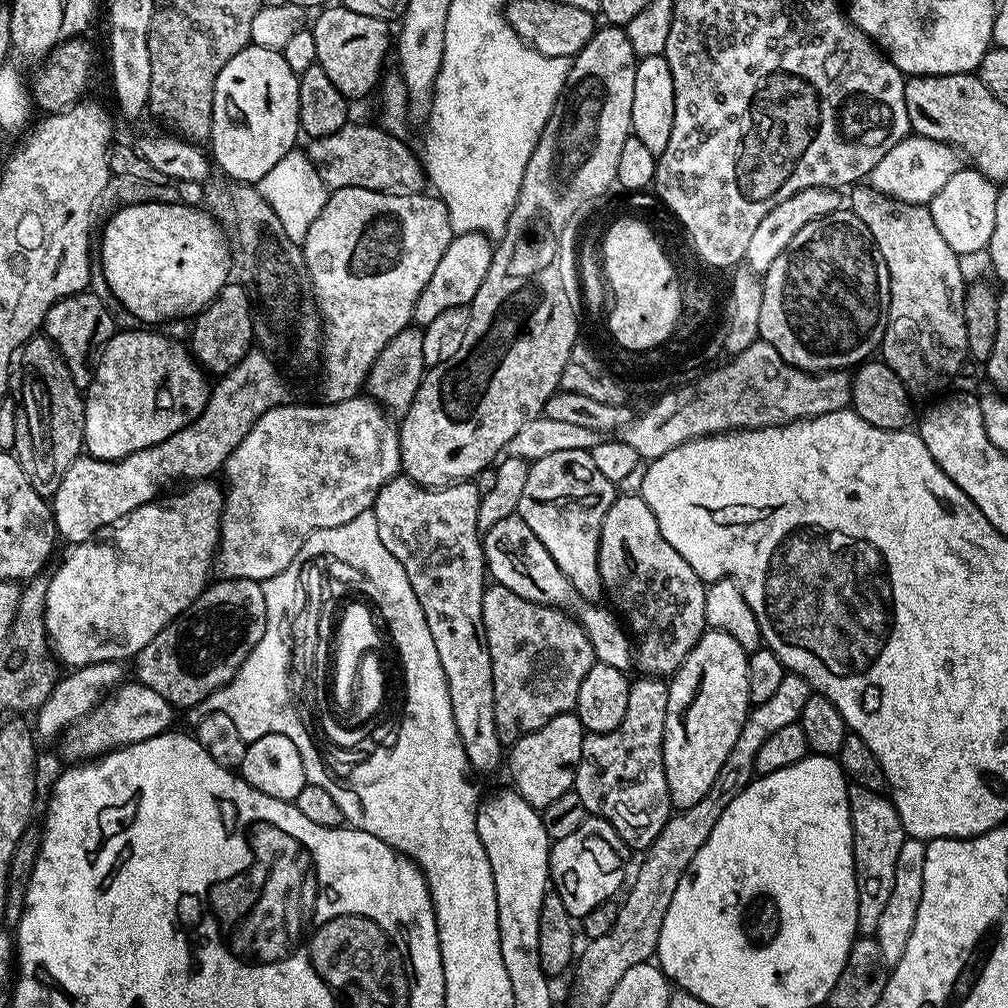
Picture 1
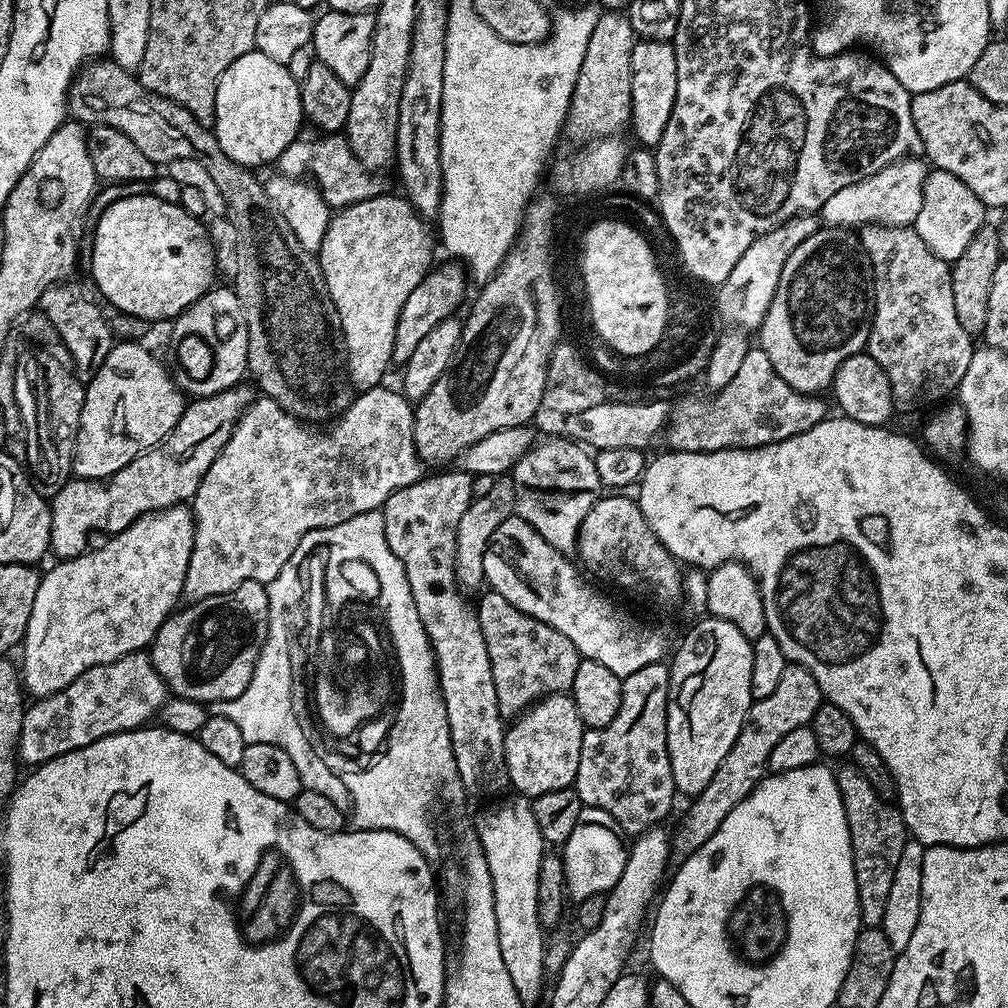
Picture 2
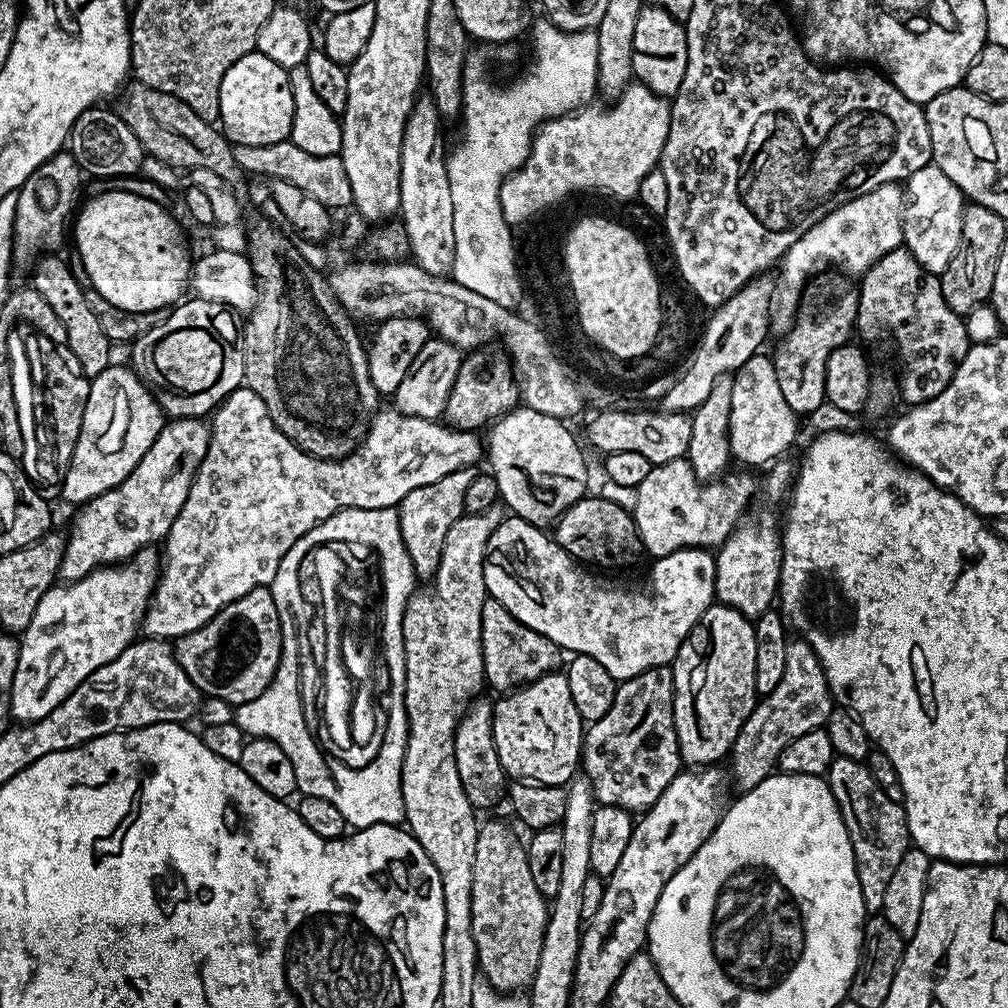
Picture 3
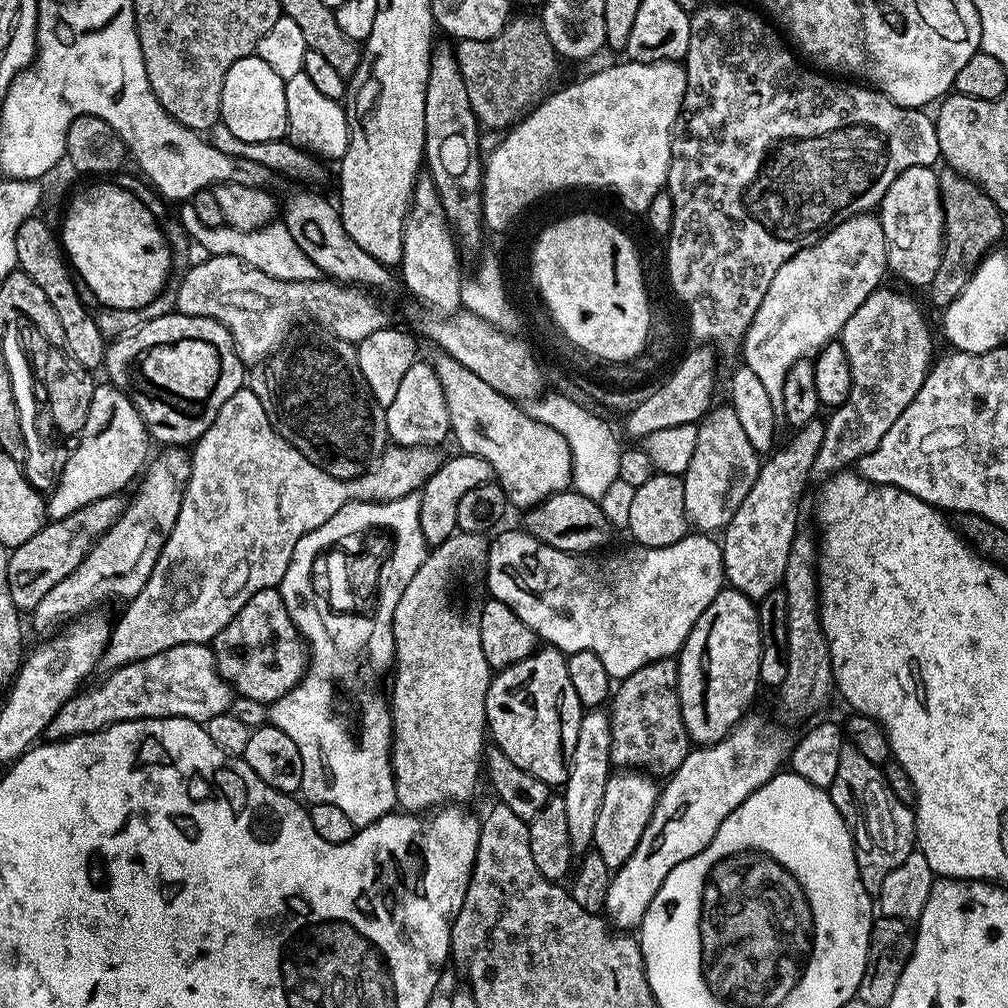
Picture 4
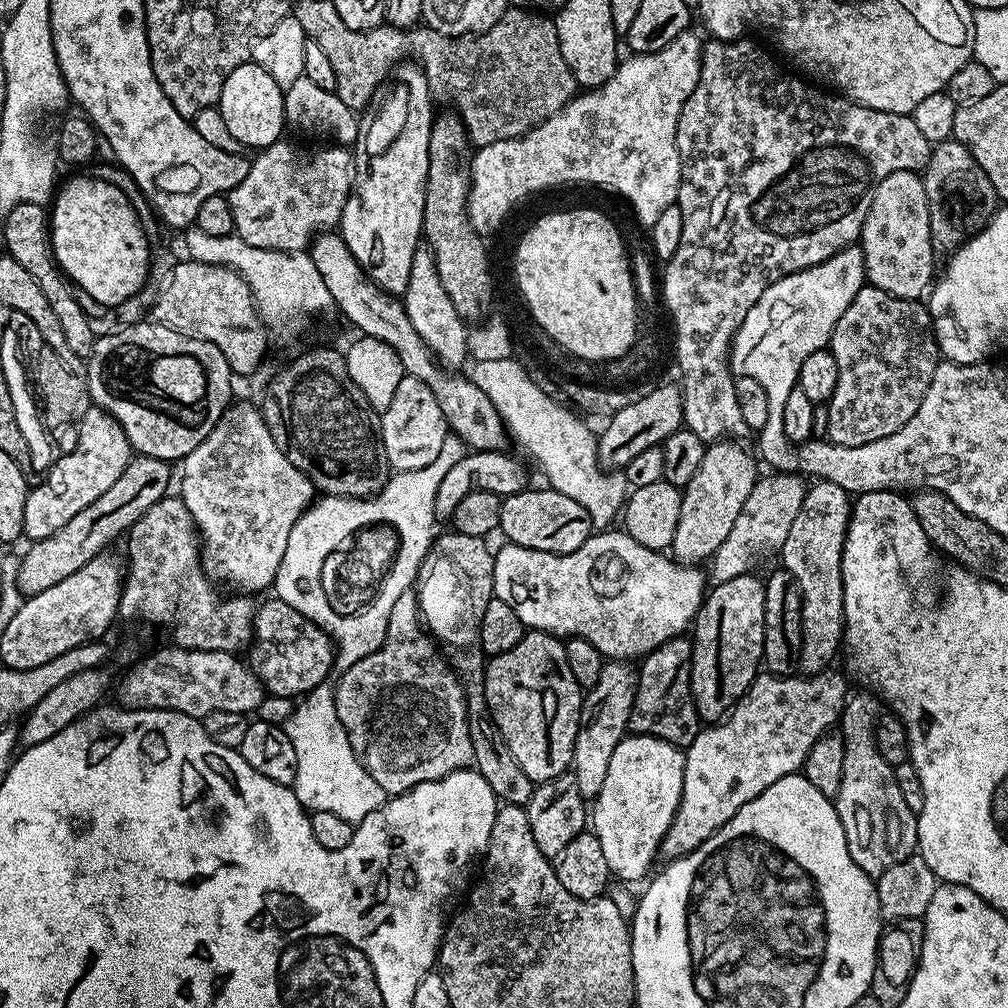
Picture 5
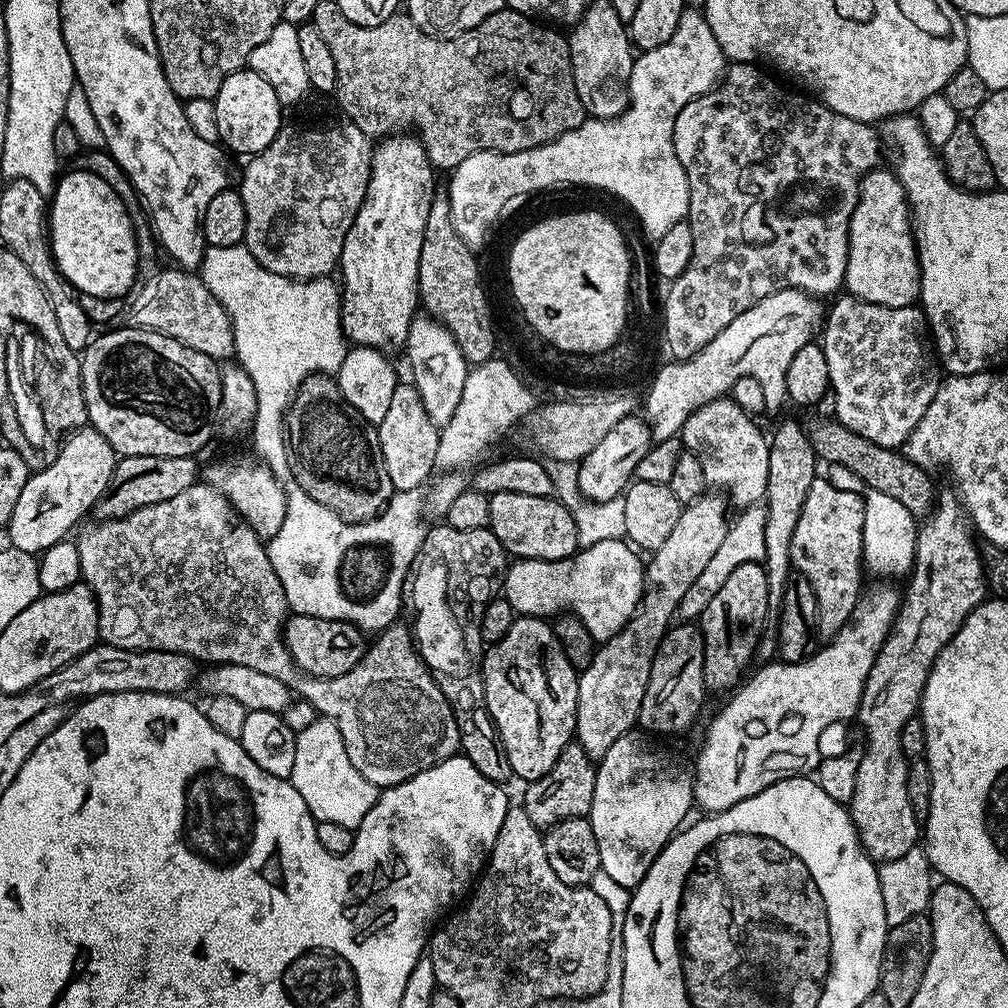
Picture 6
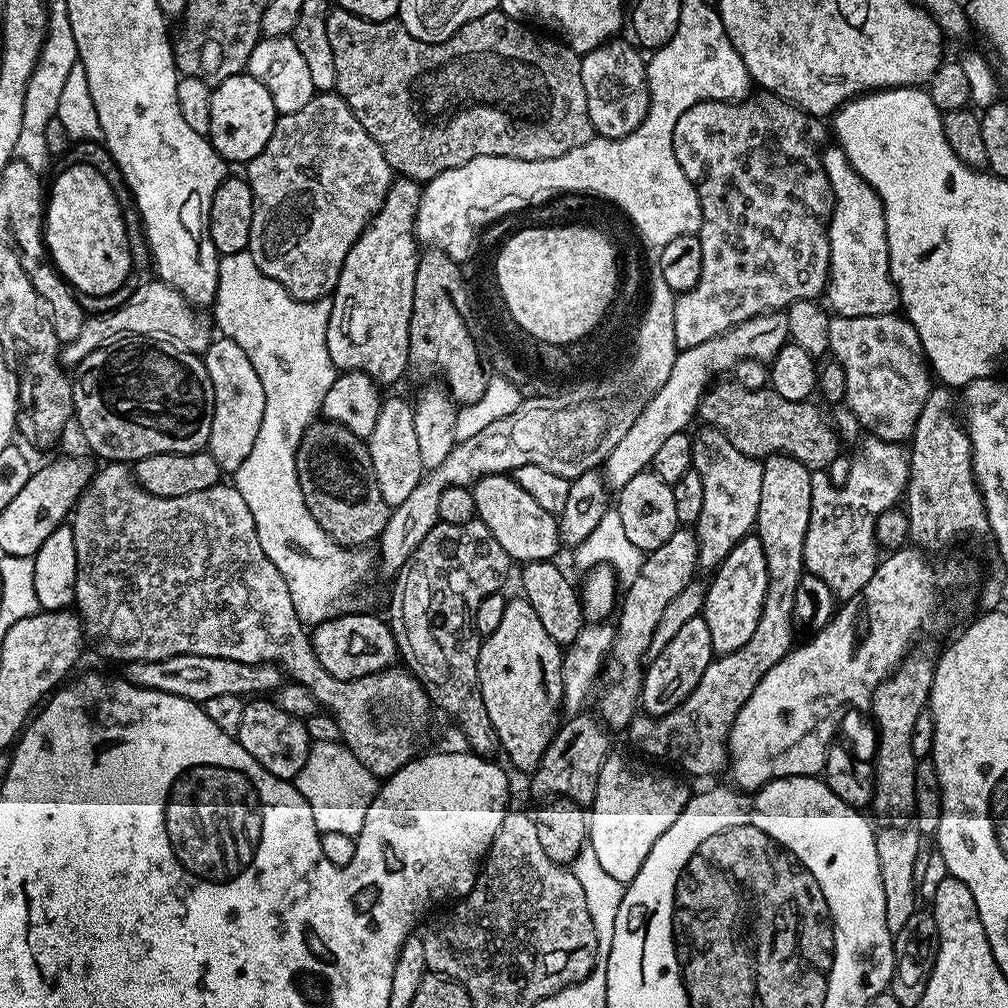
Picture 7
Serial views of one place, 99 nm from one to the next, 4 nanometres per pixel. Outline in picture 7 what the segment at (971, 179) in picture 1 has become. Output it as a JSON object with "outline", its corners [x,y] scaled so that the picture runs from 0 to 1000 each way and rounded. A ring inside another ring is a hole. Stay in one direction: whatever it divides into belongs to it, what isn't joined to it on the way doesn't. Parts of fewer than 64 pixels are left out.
{"outline":[[[832,145],[824,146],[815,151],[817,172],[825,186],[825,218],[821,222],[823,264],[819,298],[825,301],[824,309],[830,313],[870,313],[889,310],[893,306],[893,292],[885,278],[879,240],[879,216],[873,194],[847,170],[844,161],[837,156],[837,150]]]}

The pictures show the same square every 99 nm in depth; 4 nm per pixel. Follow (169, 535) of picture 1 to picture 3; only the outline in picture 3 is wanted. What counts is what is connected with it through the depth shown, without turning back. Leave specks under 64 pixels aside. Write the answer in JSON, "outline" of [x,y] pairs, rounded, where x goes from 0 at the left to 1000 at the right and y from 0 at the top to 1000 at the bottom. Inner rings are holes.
{"outline":[[[154,543],[137,546],[129,555],[110,562],[95,563],[85,573],[70,577],[60,577],[38,597],[30,621],[19,632],[20,648],[18,665],[14,665],[12,686],[12,712],[20,718],[33,718],[38,712],[46,712],[58,696],[62,696],[82,675],[89,673],[93,665],[113,657],[121,645],[125,645],[136,634],[143,618],[143,610],[150,597],[155,581],[159,577],[161,552]]]}

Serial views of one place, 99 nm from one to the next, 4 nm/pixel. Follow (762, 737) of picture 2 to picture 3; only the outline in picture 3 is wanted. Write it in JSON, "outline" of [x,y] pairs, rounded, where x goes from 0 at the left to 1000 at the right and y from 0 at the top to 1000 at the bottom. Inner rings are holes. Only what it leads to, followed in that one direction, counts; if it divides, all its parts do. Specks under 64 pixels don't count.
{"outline":[[[783,634],[776,677],[772,677],[764,688],[751,693],[749,704],[740,712],[736,724],[732,724],[732,732],[726,741],[724,755],[731,783],[743,786],[752,780],[752,776],[767,769],[771,765],[776,744],[780,744],[788,732],[800,728],[800,724],[818,721],[826,701],[825,687],[821,683],[815,657],[812,657],[812,651],[798,634]]]}

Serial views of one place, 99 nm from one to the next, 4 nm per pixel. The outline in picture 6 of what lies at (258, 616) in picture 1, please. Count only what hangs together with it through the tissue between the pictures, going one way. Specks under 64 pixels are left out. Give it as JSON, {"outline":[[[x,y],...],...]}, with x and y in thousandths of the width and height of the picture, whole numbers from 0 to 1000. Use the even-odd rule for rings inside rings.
{"outline":[[[287,610],[282,617],[282,639],[298,666],[324,675],[340,673],[361,651],[363,631],[351,619],[341,615],[324,615],[314,611]]]}

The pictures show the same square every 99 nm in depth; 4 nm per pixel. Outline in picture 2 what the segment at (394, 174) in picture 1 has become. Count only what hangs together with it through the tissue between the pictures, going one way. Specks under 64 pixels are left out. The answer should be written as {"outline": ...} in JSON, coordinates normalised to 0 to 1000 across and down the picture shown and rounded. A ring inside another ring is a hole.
{"outline":[[[321,133],[316,137],[318,139],[295,137],[288,145],[284,145],[274,162],[277,174],[308,177],[330,208],[346,206],[348,202],[382,193],[380,174],[365,170],[359,165],[359,161],[355,161],[351,149],[347,149],[344,134]]]}

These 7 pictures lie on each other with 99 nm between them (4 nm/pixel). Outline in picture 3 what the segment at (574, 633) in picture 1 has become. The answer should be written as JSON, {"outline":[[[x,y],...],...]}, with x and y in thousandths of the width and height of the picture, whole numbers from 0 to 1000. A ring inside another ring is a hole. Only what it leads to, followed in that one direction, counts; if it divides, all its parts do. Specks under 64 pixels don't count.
{"outline":[[[486,593],[478,601],[478,653],[480,674],[485,684],[493,683],[493,688],[503,688],[515,680],[538,673],[557,662],[556,651],[558,645],[553,639],[514,617],[514,613],[492,595]]]}

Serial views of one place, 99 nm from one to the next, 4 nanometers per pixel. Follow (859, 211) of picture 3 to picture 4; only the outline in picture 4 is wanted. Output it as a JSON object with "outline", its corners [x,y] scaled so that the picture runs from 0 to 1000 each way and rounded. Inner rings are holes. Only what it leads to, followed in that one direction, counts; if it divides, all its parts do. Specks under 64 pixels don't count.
{"outline":[[[854,212],[816,231],[812,241],[785,254],[772,272],[768,272],[768,280],[764,280],[760,296],[756,296],[756,304],[752,304],[752,312],[748,312],[736,338],[737,364],[748,367],[752,379],[760,383],[760,391],[764,391],[767,403],[773,403],[776,399],[776,383],[780,379],[780,371],[784,371],[784,363],[805,354],[817,342],[830,336],[839,319],[843,319],[843,312],[847,312],[847,308],[851,308],[851,304],[855,304],[855,300],[859,300],[859,296],[874,285],[876,278],[873,277],[881,269],[881,241],[875,232],[873,215]]]}

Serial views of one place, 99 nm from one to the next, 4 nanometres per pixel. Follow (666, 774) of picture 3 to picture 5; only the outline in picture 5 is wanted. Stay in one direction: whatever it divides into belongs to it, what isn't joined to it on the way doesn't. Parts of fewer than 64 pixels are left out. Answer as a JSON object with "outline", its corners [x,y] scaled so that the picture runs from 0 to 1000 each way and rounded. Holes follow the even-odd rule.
{"outline":[[[682,630],[662,635],[634,656],[629,700],[623,717],[628,727],[652,730],[670,742],[681,744],[687,739],[696,715],[687,691],[687,637]]]}

